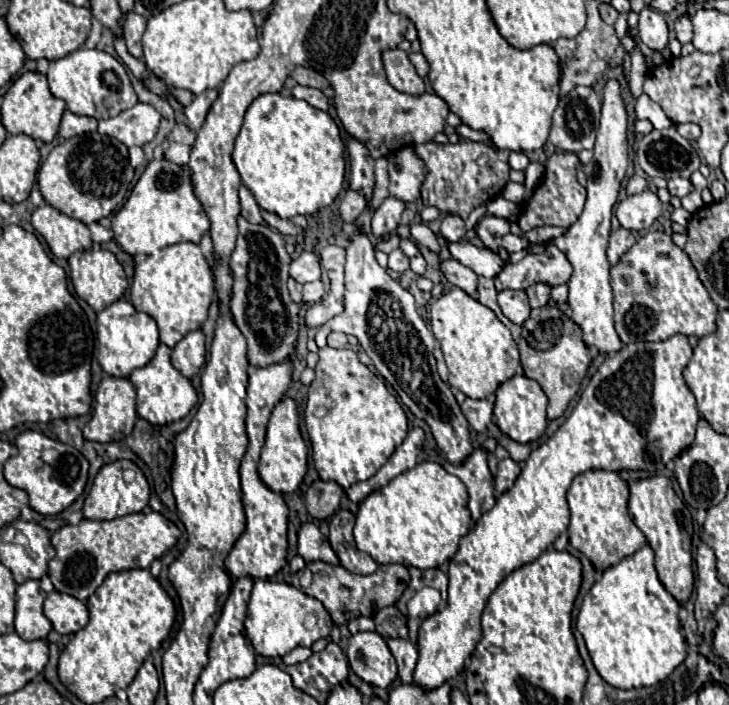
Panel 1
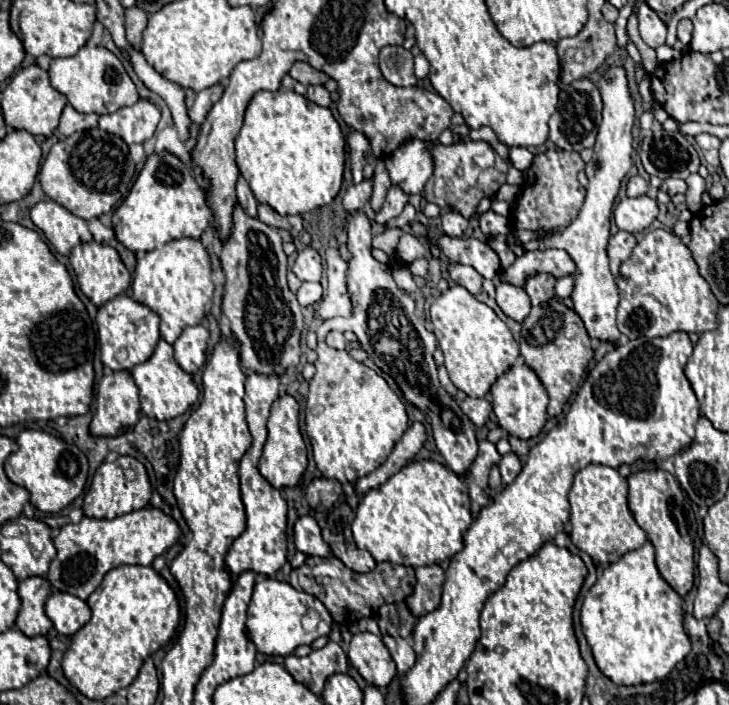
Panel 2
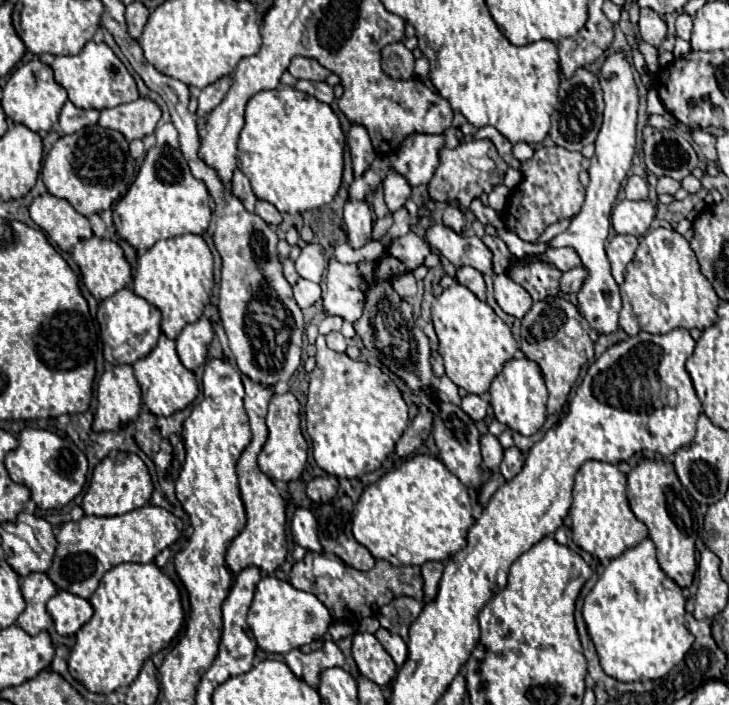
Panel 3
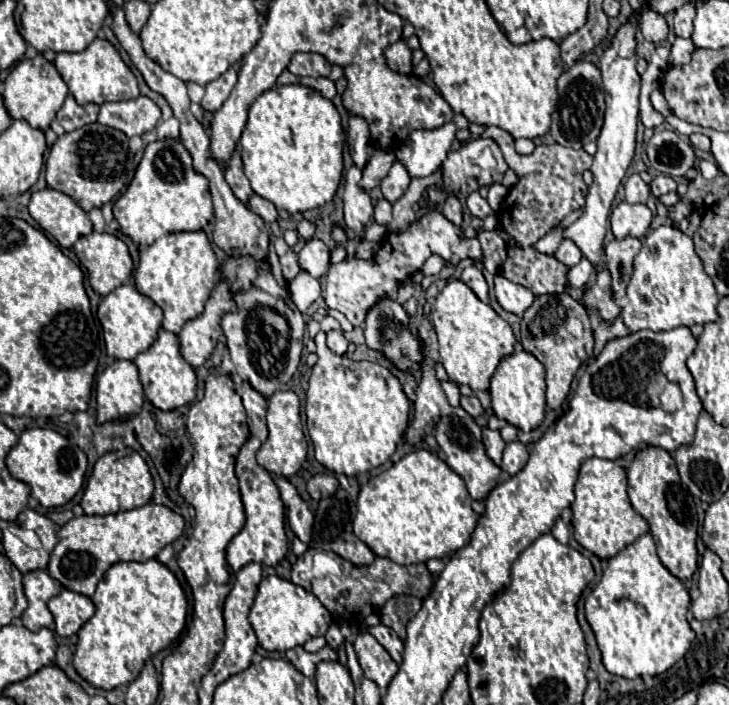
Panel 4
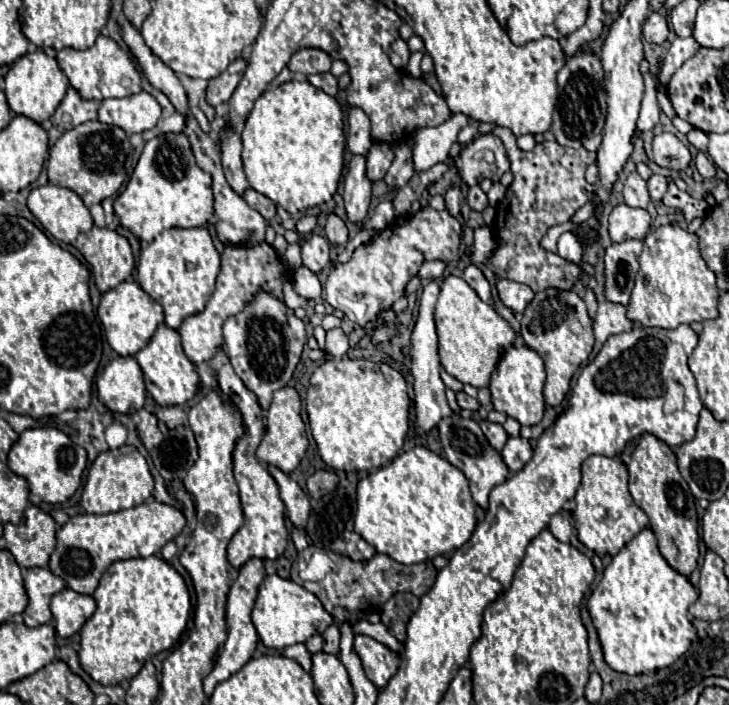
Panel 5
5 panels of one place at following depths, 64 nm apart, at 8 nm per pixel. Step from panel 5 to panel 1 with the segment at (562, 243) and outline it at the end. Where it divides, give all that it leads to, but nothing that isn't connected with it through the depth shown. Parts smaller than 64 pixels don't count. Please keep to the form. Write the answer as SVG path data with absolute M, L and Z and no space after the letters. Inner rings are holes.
M548 244L540 254L526 254L518 264L506 264L502 272L494 278L496 290L526 290L532 284L544 282L548 286L568 284L572 276L572 266L564 252L554 244Z

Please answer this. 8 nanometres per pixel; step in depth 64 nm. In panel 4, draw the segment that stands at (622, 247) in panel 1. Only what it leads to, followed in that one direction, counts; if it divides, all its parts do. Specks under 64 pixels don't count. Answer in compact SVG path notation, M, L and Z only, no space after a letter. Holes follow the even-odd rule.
M622 238L622 240L612 240L606 244L606 262L608 270L612 274L612 286L616 292L616 300L624 296L624 288L632 276L632 260L636 252L640 250L640 240L638 238Z

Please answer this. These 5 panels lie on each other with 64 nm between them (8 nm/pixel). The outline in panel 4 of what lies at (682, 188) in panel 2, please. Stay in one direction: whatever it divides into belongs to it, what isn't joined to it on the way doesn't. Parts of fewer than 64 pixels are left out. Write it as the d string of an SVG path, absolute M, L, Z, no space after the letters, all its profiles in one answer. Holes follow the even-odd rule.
M658 174L658 176L654 178L654 182L650 184L650 188L652 188L652 194L658 198L658 196L662 196L662 194L674 192L674 190L676 190L676 182L674 182L674 178L670 178L670 176Z

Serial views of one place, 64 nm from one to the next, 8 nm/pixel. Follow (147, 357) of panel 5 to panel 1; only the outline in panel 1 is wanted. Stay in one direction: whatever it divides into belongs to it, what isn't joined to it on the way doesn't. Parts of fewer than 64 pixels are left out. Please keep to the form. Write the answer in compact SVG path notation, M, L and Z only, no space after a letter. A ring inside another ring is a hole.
M160 344L156 350L156 356L144 366L138 368L130 374L130 382L136 388L136 412L140 418L148 420L150 424L170 424L170 422L178 422L184 416L188 416L188 412L194 408L194 404L198 402L196 390L192 388L190 380L184 378L170 362L170 348Z

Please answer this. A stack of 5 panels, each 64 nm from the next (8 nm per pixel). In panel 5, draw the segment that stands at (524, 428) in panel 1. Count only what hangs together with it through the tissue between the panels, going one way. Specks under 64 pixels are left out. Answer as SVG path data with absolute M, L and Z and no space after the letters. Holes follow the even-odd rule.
M512 346L508 352L504 352L496 370L492 372L490 392L492 392L494 410L504 412L506 416L518 420L522 426L538 424L546 408L544 394L542 394L544 382L546 382L546 374L544 374L542 358L526 346Z

